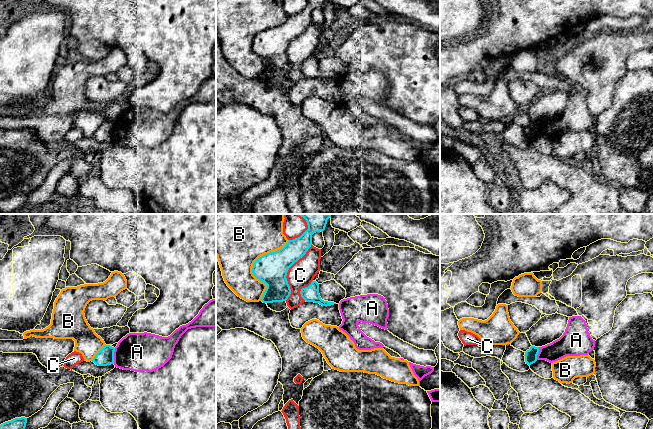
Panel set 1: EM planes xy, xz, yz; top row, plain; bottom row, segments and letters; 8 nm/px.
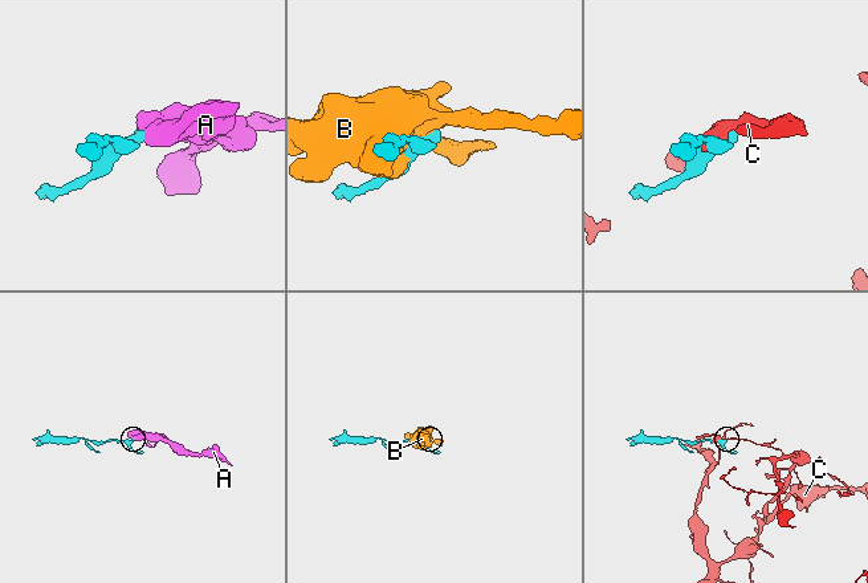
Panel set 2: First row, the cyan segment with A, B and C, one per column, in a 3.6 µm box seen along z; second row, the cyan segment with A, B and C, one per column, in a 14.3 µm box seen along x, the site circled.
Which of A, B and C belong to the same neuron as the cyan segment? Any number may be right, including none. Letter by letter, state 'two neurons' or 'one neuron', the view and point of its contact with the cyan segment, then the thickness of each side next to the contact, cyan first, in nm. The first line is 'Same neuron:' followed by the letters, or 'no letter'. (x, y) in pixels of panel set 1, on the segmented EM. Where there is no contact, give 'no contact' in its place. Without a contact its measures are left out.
Same neuron: no letter
A: two neurons; contact xy (113, 356); calibres 140 and 300 nm
B: two neurons; contact xz (253, 265); calibres 240 and 440 nm
C: two neurons; contact xz (287, 271); calibres 240 and 200 nm

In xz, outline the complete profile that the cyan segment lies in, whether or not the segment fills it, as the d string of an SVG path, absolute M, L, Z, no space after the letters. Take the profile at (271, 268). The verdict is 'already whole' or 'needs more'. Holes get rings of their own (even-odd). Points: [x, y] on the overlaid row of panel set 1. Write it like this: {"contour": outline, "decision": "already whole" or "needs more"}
{"contour": "M298 214L303 217L308 229L298 238L288 240L281 249L259 257L253 264L253 275L264 282L267 288L261 298L263 303L283 302L291 289L287 281L289 268L302 258L312 245L312 235L325 230L331 214Z", "decision": "already whole"}

